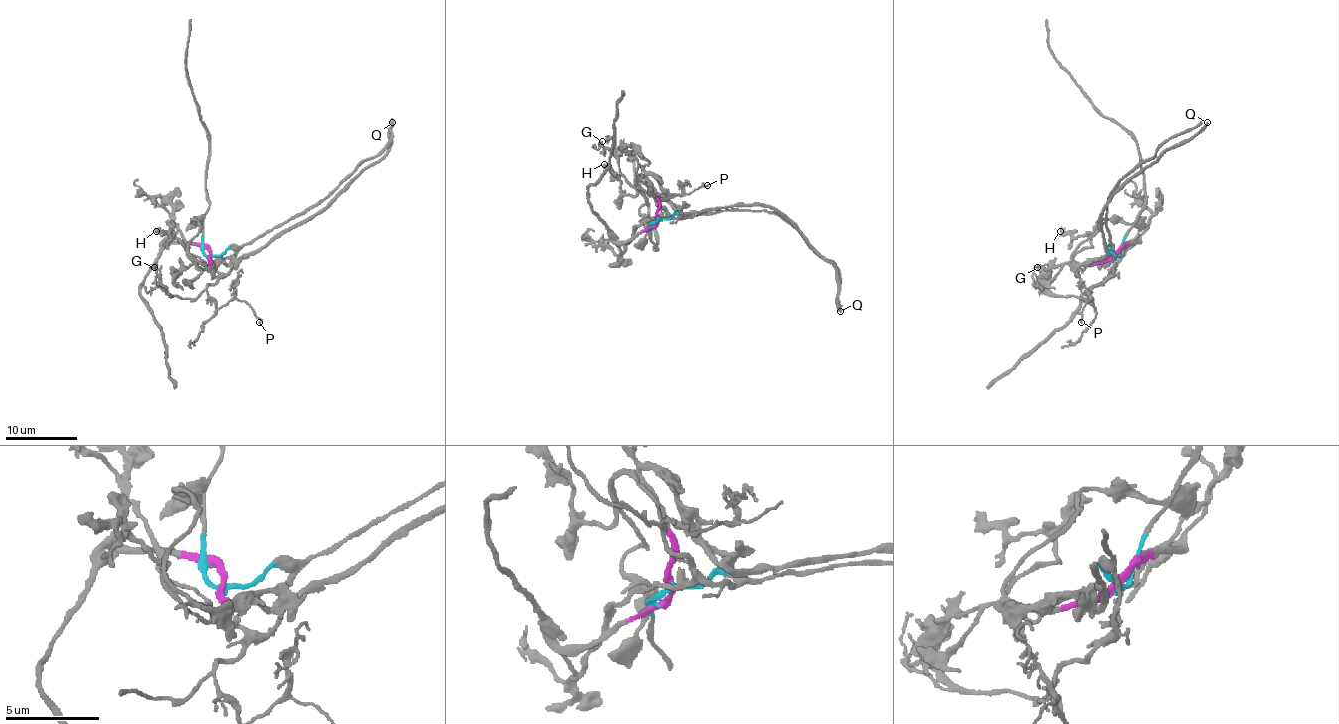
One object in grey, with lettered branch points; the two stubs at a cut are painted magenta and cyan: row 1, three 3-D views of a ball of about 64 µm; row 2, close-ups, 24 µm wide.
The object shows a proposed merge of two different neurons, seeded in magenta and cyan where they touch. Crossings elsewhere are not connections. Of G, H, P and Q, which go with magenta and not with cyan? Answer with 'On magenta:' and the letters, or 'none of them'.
On magenta: H, Q

